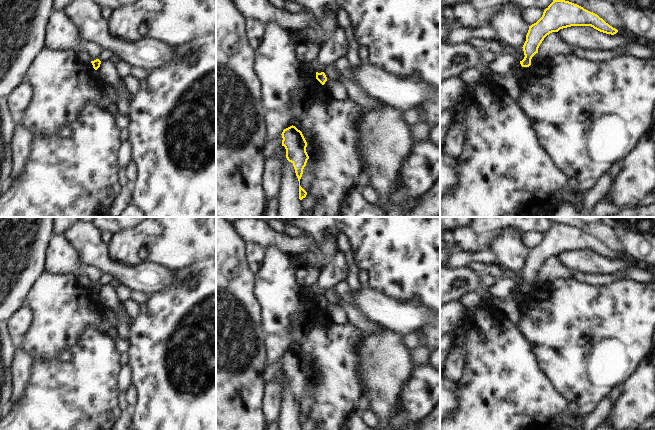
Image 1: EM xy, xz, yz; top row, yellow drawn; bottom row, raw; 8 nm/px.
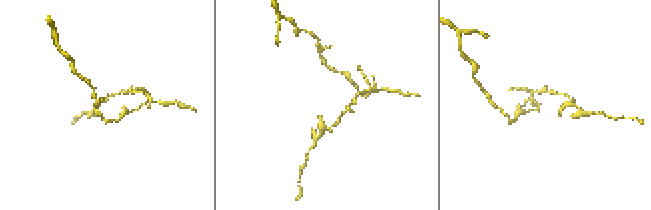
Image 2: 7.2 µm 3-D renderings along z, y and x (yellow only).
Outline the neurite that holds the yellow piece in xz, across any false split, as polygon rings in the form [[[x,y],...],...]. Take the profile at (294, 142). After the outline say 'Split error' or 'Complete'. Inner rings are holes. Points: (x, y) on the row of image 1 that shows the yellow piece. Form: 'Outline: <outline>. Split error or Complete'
Outline: [[[293,125],[284,129],[281,135],[282,146],[286,149],[286,158],[293,164],[299,181],[299,199],[302,200],[307,195],[307,192],[300,186],[303,169],[309,159],[306,152],[307,142],[302,132]]]. Complete.

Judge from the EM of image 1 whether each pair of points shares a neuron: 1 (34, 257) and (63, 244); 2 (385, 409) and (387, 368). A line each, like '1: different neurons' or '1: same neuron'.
1: different neurons
2: same neuron

